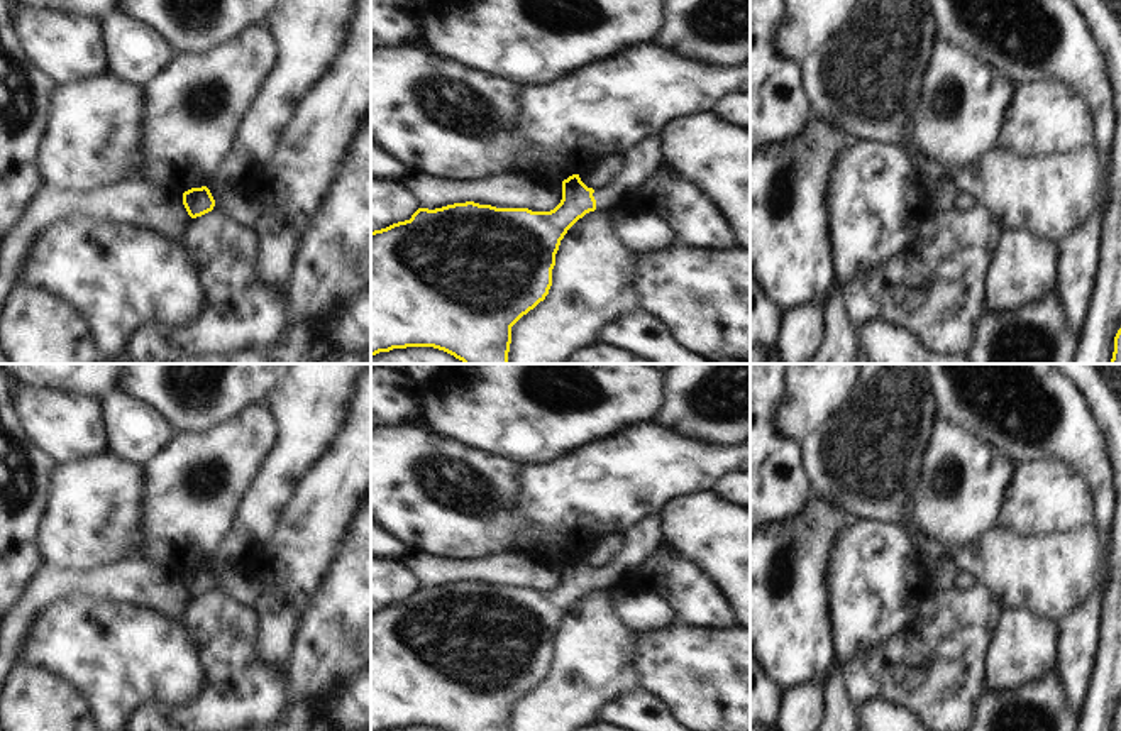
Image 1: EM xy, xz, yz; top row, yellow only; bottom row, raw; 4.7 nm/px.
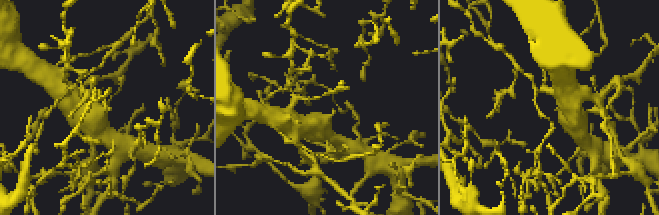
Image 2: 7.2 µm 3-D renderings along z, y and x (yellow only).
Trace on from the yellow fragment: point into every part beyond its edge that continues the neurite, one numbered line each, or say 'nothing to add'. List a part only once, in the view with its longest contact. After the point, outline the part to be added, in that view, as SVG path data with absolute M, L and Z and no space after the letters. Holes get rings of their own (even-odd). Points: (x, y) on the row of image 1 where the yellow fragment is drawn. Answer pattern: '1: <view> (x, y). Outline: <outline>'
1: xz (640, 161). Outline: M650 135L628 147L621 171L603 188L594 190L598 210L620 206L621 201L643 184L664 164L659 135Z

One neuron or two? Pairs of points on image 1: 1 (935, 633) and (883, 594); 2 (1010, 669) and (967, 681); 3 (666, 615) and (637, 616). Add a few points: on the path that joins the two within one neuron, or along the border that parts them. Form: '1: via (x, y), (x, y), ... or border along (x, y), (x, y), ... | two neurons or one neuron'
1: border along (920, 603), (915, 618), (896, 635), (883, 642) | two neurons
2: border along (994, 637), (988, 648), (986, 684) | two neurons
3: via (659, 615), (644, 615) | one neuron

